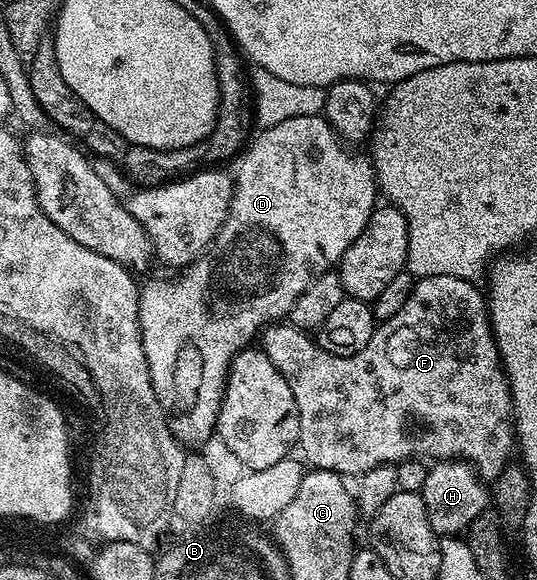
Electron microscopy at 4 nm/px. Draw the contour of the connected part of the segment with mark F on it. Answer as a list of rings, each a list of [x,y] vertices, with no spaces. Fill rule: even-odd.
[[[431,275],[418,277],[413,282],[411,295],[407,295],[407,303],[391,315],[391,319],[380,322],[371,335],[371,343],[363,347],[350,357],[331,355],[331,351],[323,351],[316,340],[306,330],[296,329],[288,323],[274,323],[261,330],[259,334],[259,347],[275,363],[279,375],[287,379],[287,387],[291,387],[291,395],[295,395],[295,403],[299,407],[299,431],[301,439],[299,449],[305,452],[304,460],[312,468],[326,469],[332,473],[342,475],[360,475],[366,473],[371,467],[379,467],[390,463],[400,463],[414,459],[436,459],[437,461],[452,461],[460,459],[468,461],[477,470],[478,477],[486,483],[492,483],[510,464],[515,453],[515,430],[513,428],[513,396],[509,390],[509,379],[505,376],[505,369],[501,365],[501,356],[493,338],[493,328],[489,325],[489,306],[484,292],[477,290],[478,286],[467,279],[459,279],[455,275]]]

